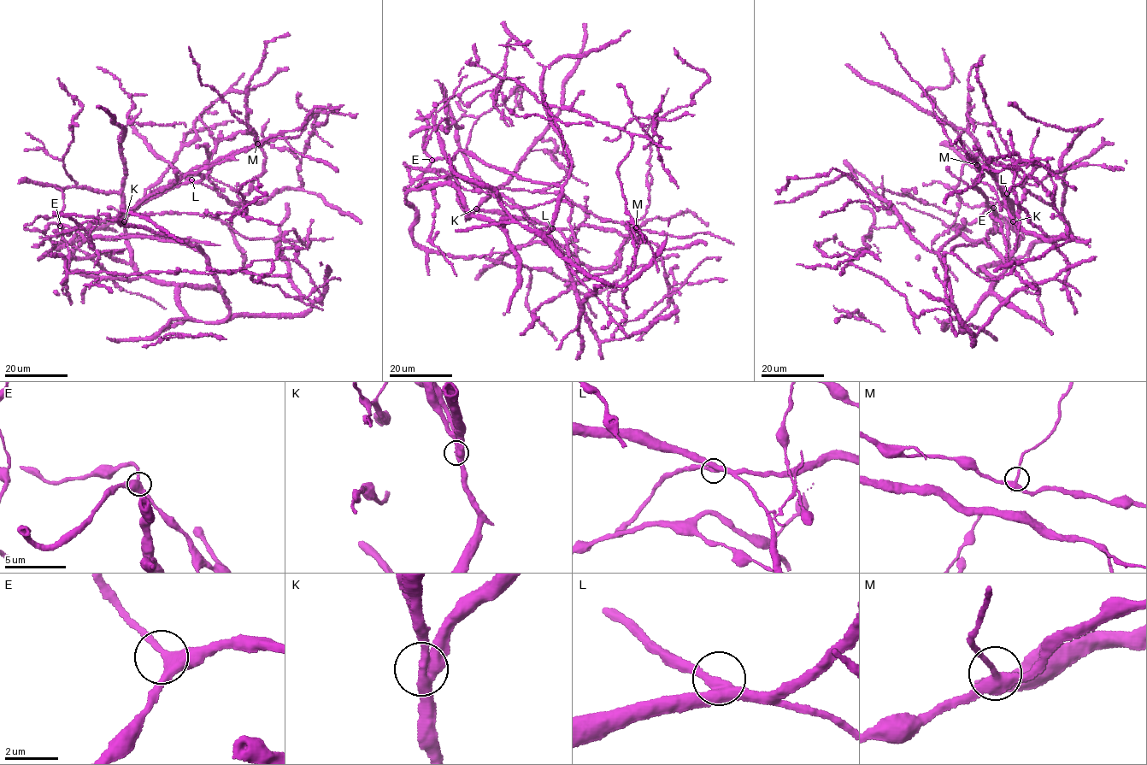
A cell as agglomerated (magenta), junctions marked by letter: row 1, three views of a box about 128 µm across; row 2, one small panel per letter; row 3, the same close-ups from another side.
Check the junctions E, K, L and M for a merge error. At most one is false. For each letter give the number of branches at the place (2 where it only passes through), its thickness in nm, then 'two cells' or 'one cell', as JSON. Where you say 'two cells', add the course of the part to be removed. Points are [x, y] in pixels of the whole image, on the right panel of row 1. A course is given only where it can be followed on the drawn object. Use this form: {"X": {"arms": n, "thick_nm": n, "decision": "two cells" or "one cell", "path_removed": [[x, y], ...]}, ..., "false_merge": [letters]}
{"E": {"arms": 3, "thick_nm": 320, "decision": "one cell"}, "K": {"arms": 3, "thick_nm": 340, "decision": "one cell"}, "L": {"arms": 3, "thick_nm": 320, "decision": "one cell"}, "M": {"arms": 3, "thick_nm": 320, "decision": "one cell"}, "false_merge": []}

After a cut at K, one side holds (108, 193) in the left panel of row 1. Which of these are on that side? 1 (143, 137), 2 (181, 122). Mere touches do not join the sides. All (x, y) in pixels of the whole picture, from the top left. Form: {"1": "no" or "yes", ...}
{"1": "no", "2": "yes"}

